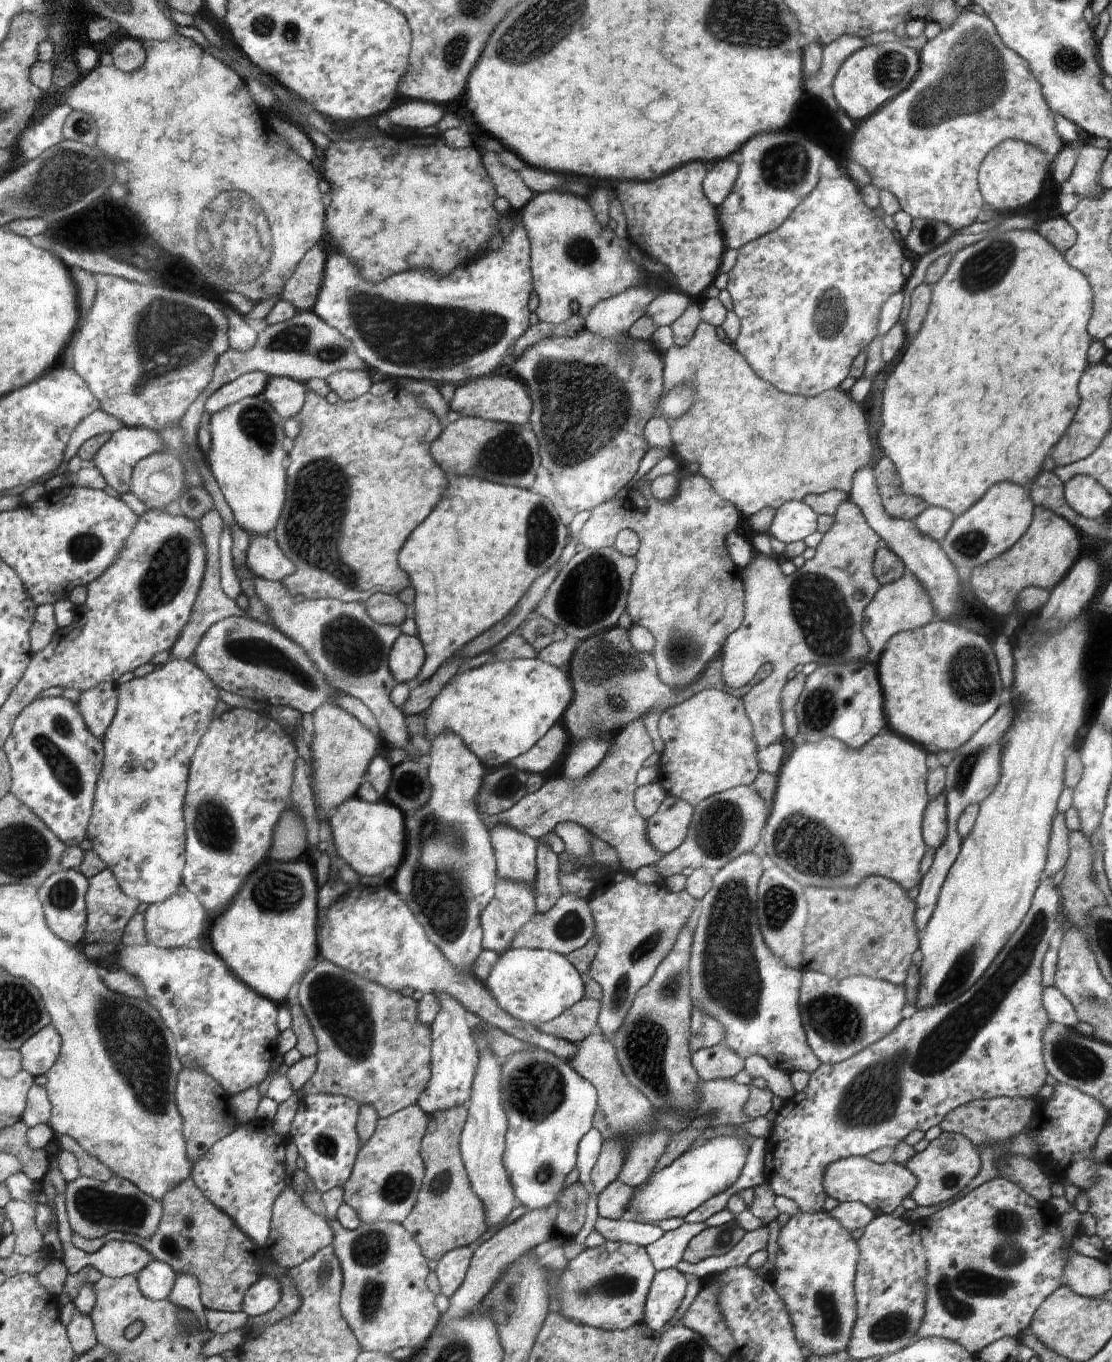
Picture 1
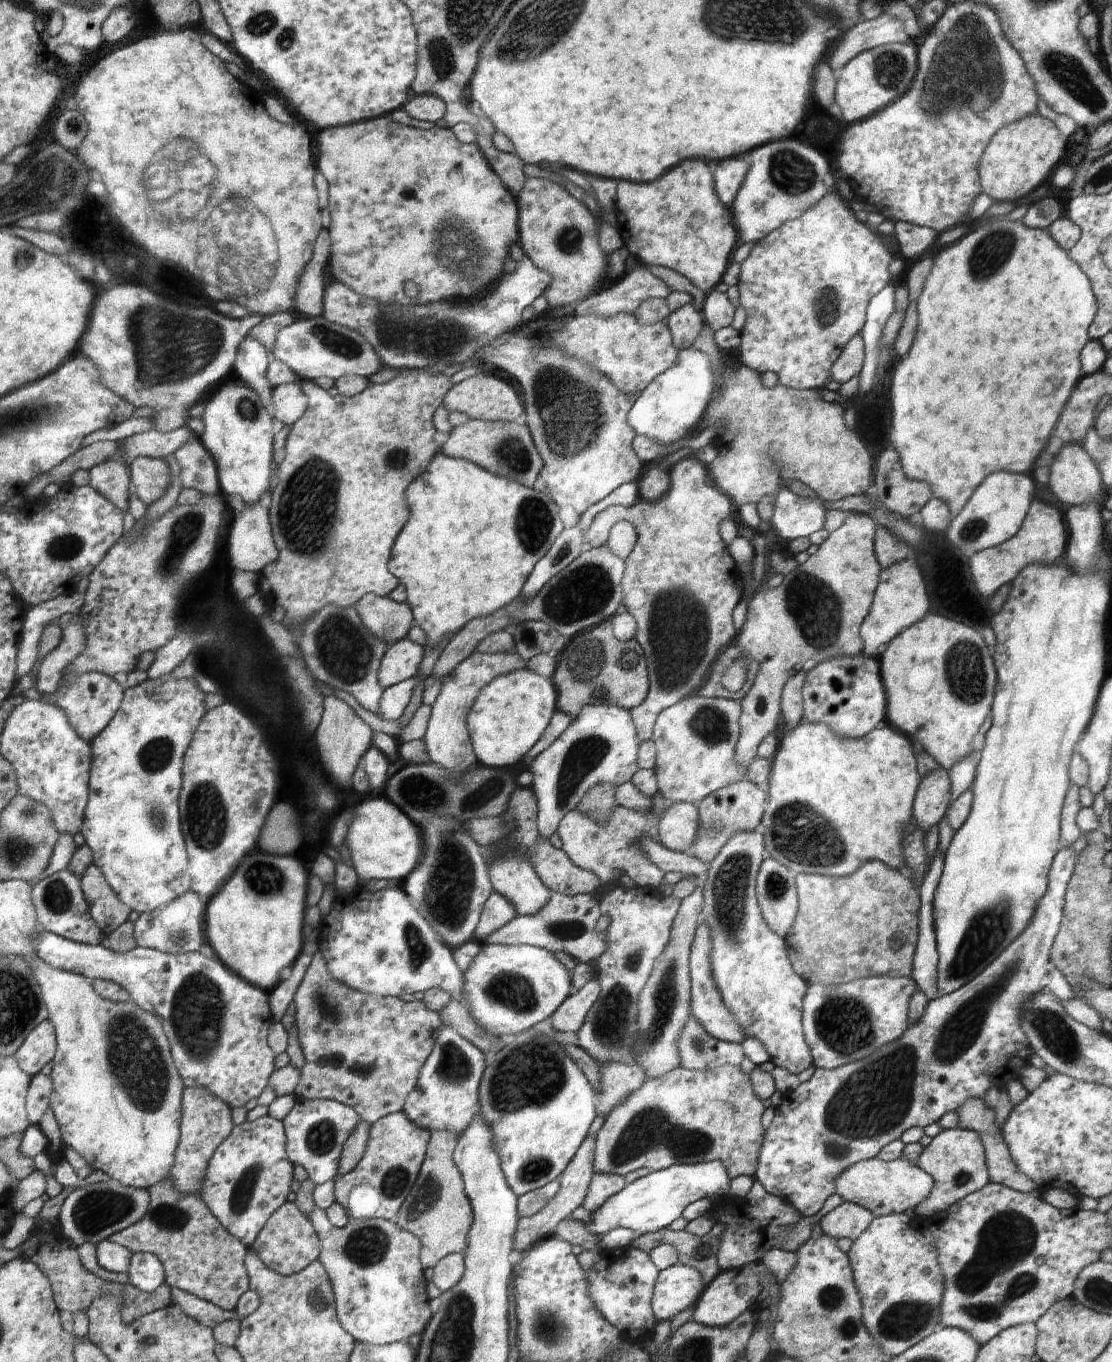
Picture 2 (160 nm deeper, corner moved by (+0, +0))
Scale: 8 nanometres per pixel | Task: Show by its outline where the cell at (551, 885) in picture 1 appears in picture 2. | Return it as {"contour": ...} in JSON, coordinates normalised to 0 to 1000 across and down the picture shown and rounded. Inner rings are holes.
{"contour":[[[534,516],[523,520],[513,533],[492,550],[473,559],[478,568],[476,577],[483,584],[484,609],[493,616],[504,608],[508,598],[514,596],[531,579],[538,576],[557,578],[574,565],[572,554],[576,543],[567,522],[554,516]]]}

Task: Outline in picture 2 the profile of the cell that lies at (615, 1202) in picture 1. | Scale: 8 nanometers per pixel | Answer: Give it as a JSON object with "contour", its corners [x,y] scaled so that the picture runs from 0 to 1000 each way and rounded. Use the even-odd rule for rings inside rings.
{"contour":[[[534,861],[532,869],[522,884],[529,890],[540,888],[551,877],[557,876],[565,869],[557,862]]]}

